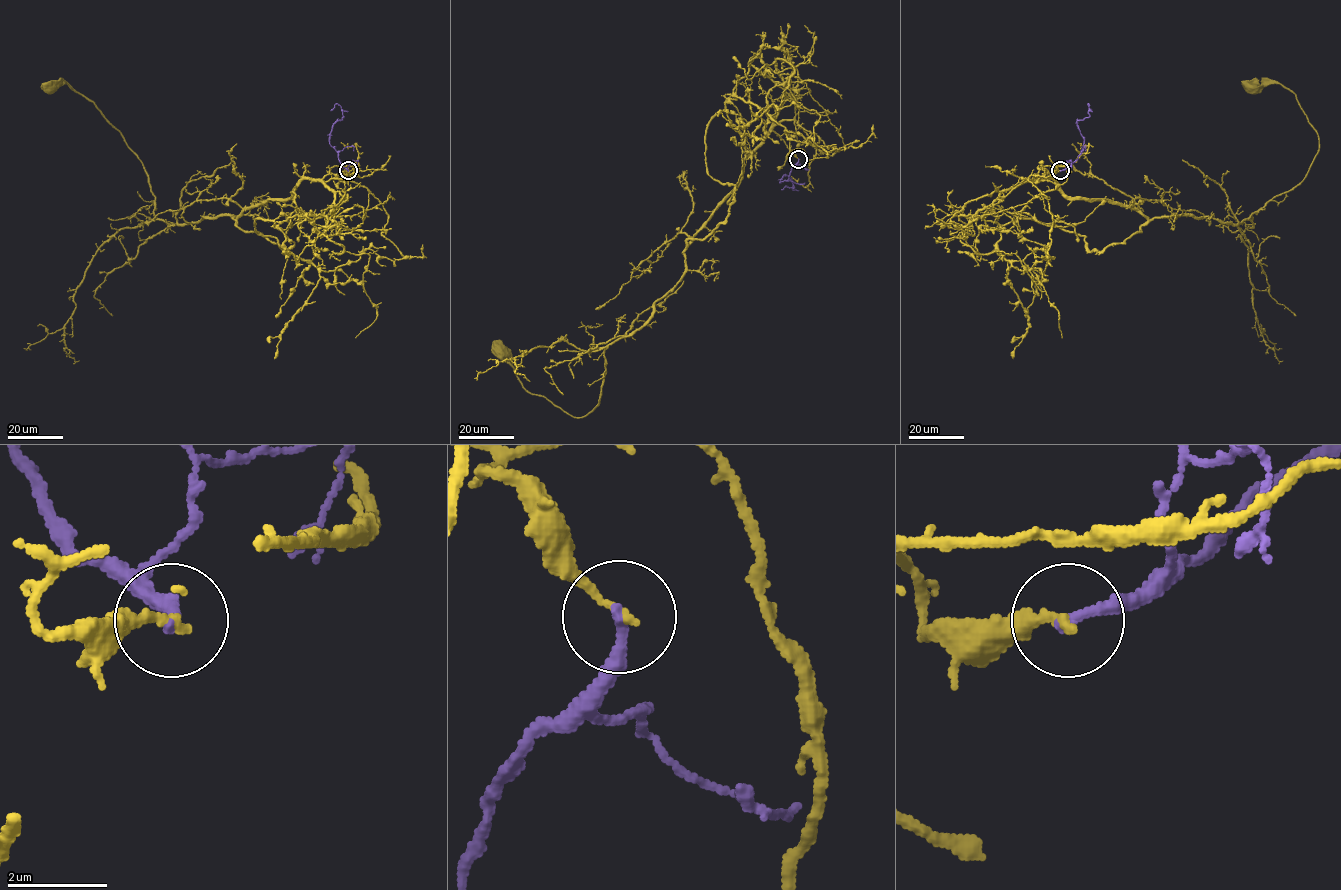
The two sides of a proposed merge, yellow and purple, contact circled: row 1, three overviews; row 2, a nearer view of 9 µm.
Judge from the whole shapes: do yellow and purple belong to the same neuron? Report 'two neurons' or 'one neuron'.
two neurons

